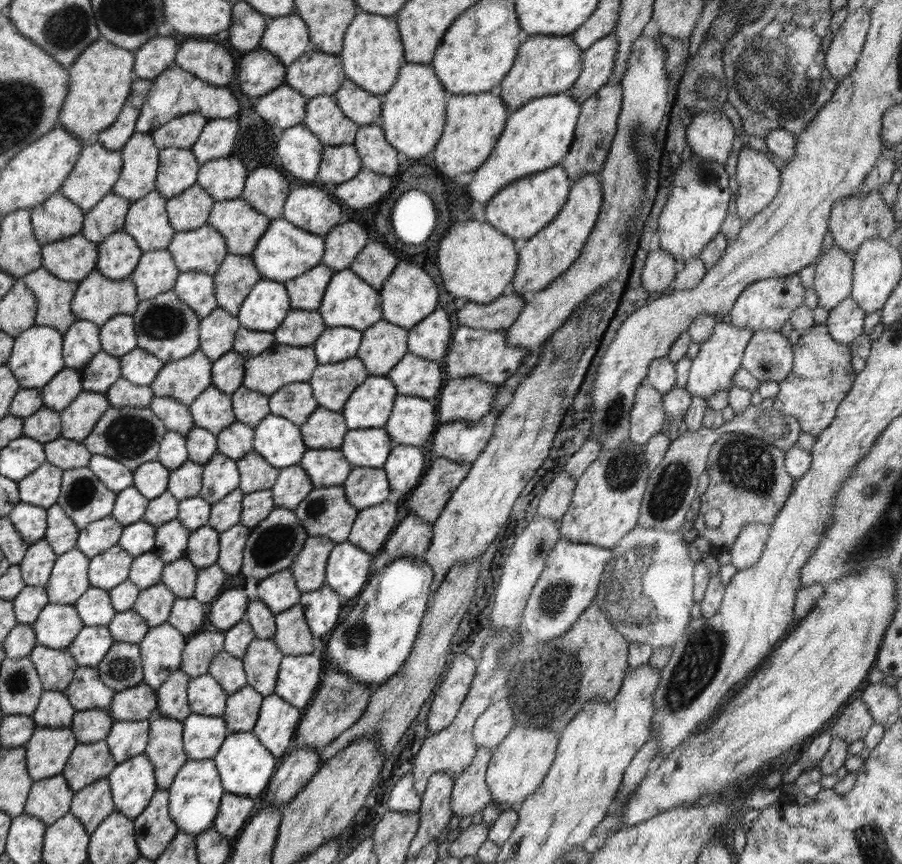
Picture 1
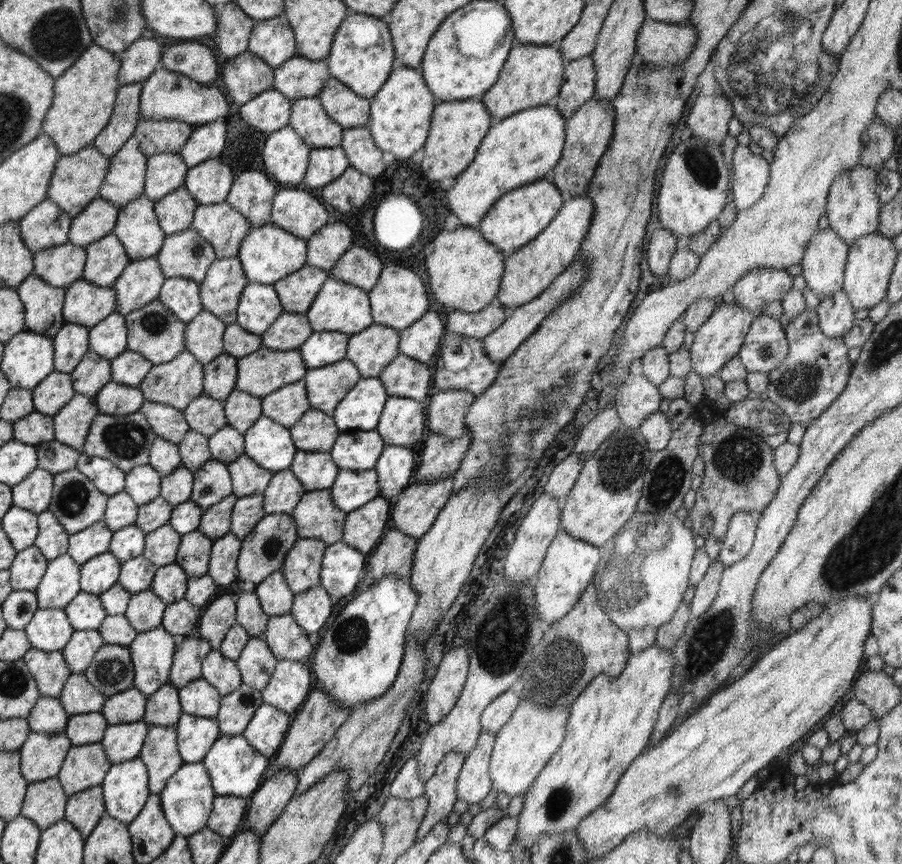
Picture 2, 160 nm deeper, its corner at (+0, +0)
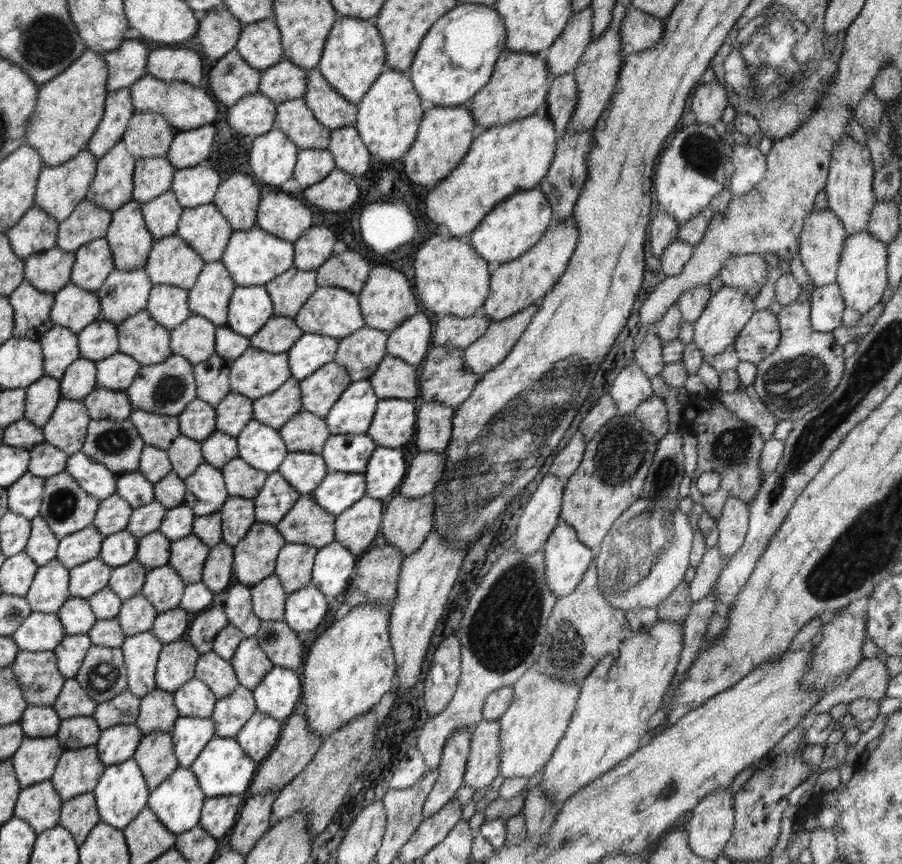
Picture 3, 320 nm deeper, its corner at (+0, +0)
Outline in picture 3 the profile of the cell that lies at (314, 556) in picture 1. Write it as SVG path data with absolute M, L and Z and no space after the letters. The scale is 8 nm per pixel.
M286 543L280 549L274 573L287 595L310 584L318 549L316 546L296 543Z

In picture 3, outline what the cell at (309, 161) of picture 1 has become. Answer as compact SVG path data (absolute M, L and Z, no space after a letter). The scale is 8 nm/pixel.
M274 128L266 134L254 136L252 153L250 154L250 166L256 182L275 187L281 187L293 177L298 162L298 147L282 132Z

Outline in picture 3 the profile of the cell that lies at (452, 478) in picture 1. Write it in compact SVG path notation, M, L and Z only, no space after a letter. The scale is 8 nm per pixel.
M433 492L420 498L393 495L381 522L385 542L399 548L404 557L416 552L433 531L434 503Z

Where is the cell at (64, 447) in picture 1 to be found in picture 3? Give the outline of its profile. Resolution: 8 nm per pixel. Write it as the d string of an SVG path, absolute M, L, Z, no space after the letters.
M46 442L29 450L28 472L48 478L65 470L69 455Z

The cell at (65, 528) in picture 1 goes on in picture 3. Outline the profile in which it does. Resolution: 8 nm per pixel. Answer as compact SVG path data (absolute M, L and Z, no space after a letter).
M40 515L30 521L31 536L25 546L25 551L38 566L44 566L57 555L59 539Z

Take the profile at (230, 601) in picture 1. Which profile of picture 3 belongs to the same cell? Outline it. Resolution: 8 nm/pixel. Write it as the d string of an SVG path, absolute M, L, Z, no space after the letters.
M222 606L210 607L200 612L190 624L188 637L185 640L189 641L192 647L200 654L212 652L216 635L228 624L229 622Z

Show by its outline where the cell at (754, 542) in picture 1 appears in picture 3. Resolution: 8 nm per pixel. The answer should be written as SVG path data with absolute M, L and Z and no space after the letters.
M728 497L717 520L719 537L717 547L722 557L731 558L738 552L749 527L749 508L738 497Z

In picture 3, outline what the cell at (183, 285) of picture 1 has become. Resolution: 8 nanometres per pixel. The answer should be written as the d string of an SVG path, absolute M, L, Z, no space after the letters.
M168 284L154 285L146 311L164 328L172 330L192 316L192 311L188 309L188 291Z

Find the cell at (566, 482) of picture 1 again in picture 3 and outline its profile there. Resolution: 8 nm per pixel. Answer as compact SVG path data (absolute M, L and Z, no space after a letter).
M580 431L576 432L565 448L555 456L549 473L566 482L576 472L578 465L584 458L586 445L584 434Z

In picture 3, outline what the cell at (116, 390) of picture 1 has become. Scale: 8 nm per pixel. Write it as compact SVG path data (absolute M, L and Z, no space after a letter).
M97 387L83 399L91 419L126 420L133 411L125 391Z

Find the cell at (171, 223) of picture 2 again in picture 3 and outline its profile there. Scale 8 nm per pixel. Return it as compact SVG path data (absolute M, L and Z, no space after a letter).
M172 190L160 194L150 202L140 203L146 229L154 241L175 235L180 226L184 206L180 206Z

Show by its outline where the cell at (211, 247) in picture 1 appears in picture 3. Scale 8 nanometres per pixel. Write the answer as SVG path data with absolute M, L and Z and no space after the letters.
M175 235L153 242L145 271L154 285L168 284L188 290L194 286L205 262Z

